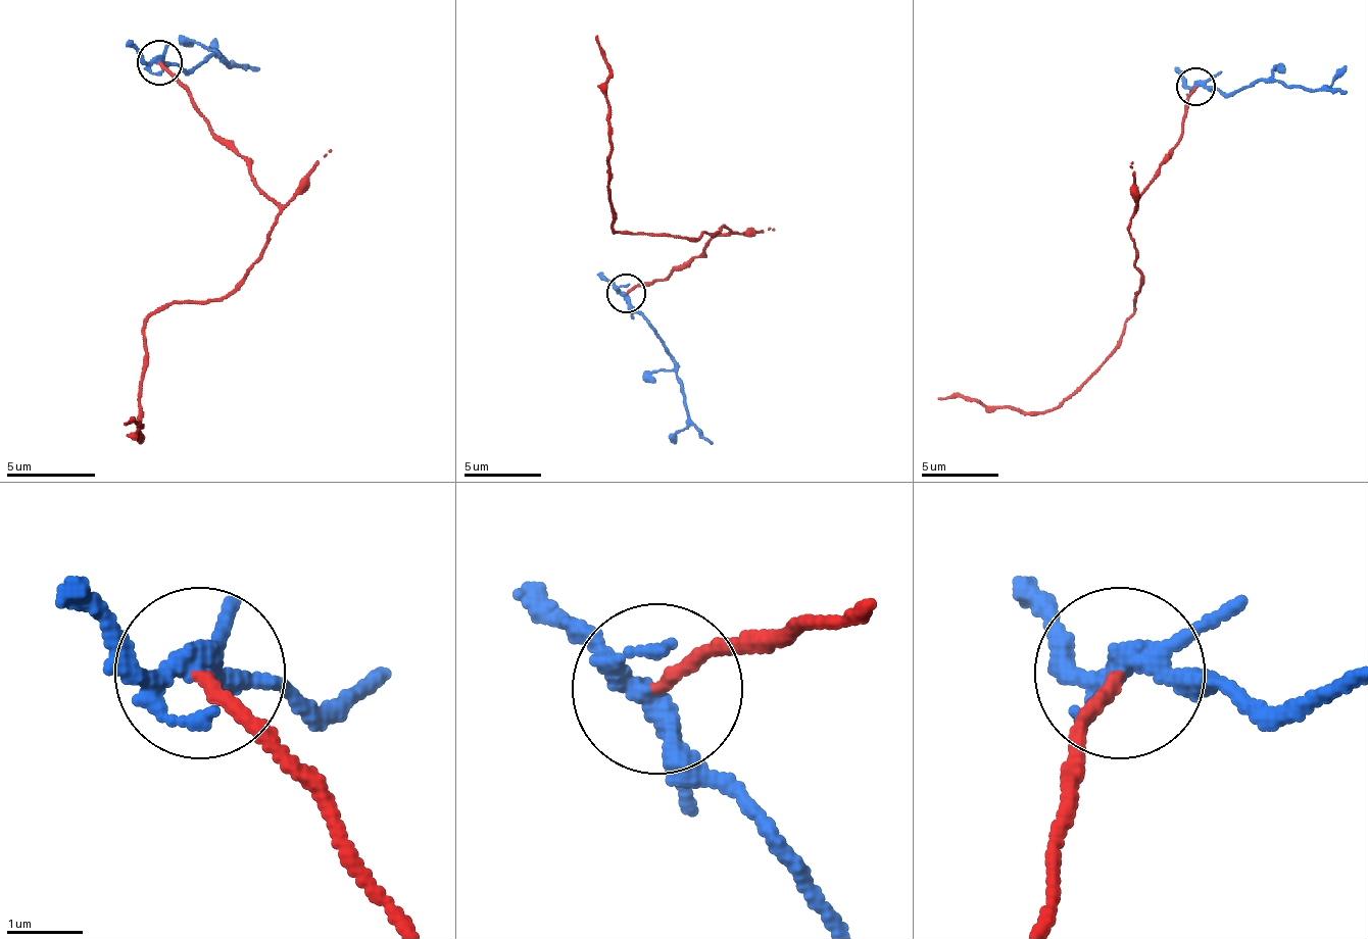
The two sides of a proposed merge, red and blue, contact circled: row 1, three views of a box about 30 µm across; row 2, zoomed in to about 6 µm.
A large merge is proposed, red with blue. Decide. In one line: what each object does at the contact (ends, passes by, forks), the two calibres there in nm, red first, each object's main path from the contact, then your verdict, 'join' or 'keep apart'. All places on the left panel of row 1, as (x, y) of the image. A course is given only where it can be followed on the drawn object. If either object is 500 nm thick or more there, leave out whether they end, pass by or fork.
red ends there; blue forks there; 160 nm thick on the red side, 240 nm on the other; red runs (160, 63), (281, 214), (262, 259), (232, 291), (164, 304), (142, 331), (142, 438), (138, 425), (125, 425); blue runs (160, 63), (192, 72), (209, 54), (232, 63), (213, 37); keep apart

